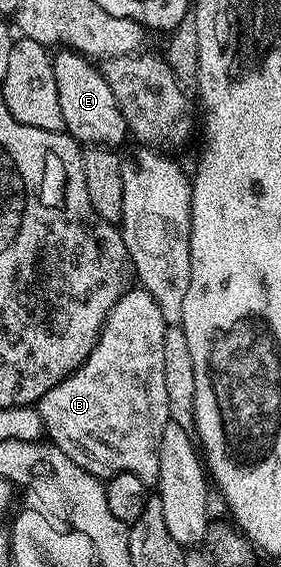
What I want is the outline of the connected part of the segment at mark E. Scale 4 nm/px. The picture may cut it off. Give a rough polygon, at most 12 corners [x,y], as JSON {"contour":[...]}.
{"contour":[[53,53],[64,129],[82,146],[118,146],[126,119],[101,67]]}

